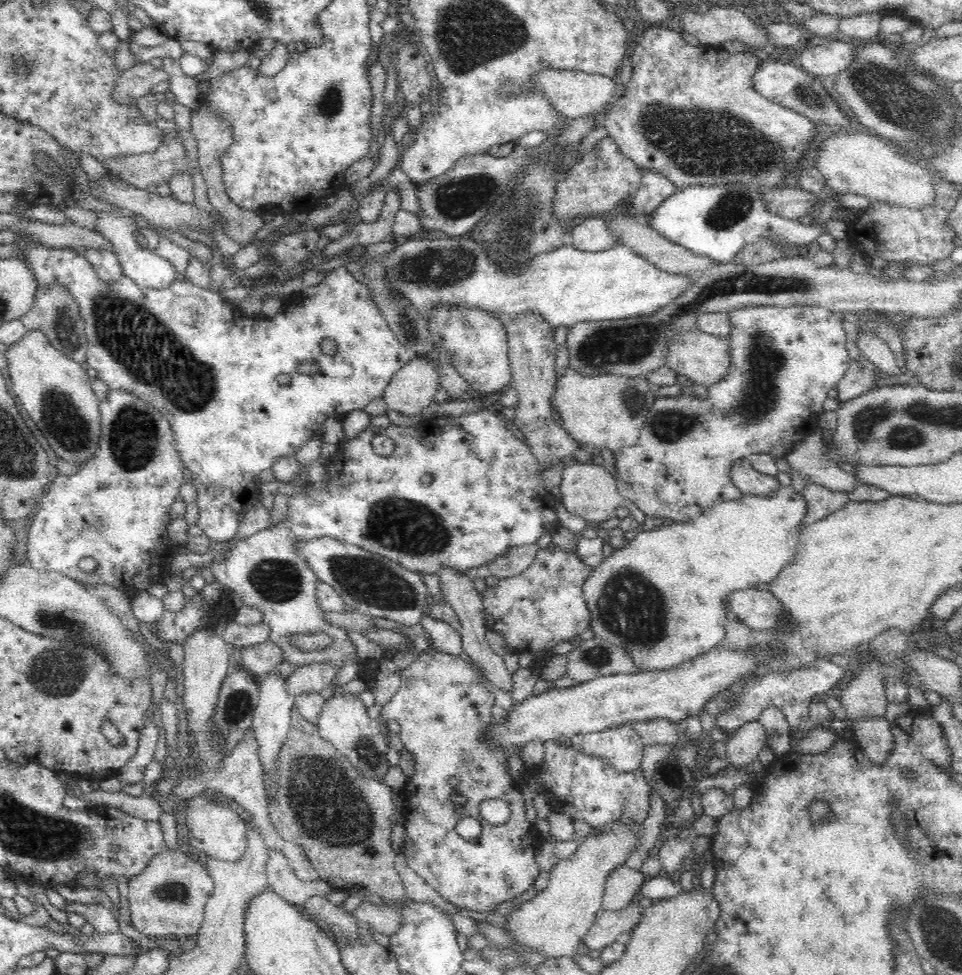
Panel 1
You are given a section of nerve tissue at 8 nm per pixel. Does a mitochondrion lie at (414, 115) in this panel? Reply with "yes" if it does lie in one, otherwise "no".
no

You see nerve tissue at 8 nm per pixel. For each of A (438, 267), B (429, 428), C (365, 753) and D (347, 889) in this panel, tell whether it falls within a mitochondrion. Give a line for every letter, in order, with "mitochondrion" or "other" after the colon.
A: mitochondrion
B: other
C: mitochondrion
D: other

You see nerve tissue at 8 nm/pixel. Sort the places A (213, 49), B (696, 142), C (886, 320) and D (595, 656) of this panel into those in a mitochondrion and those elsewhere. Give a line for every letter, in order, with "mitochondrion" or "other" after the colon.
A: other
B: mitochondrion
C: other
D: mitochondrion

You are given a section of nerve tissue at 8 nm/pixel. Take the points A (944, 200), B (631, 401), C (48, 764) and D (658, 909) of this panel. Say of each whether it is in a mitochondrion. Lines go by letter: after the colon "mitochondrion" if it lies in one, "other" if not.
A: other
B: mitochondrion
C: other
D: other

